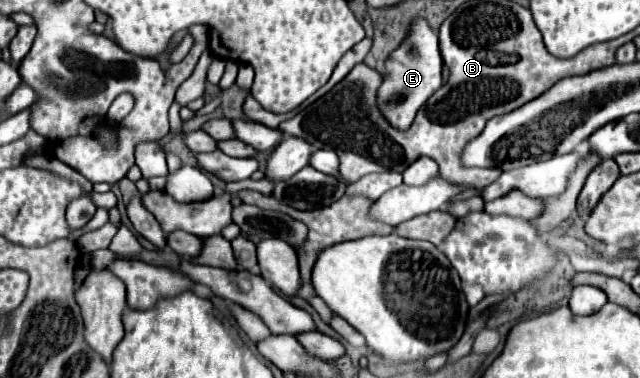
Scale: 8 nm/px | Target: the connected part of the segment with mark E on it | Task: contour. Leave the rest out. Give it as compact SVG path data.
M415 18L411 22L407 38L385 60L383 84L379 86L377 92L377 106L385 116L385 120L397 130L407 130L413 124L417 110L443 84L441 72L443 72L443 60L439 54L437 32L429 26L425 18Z

